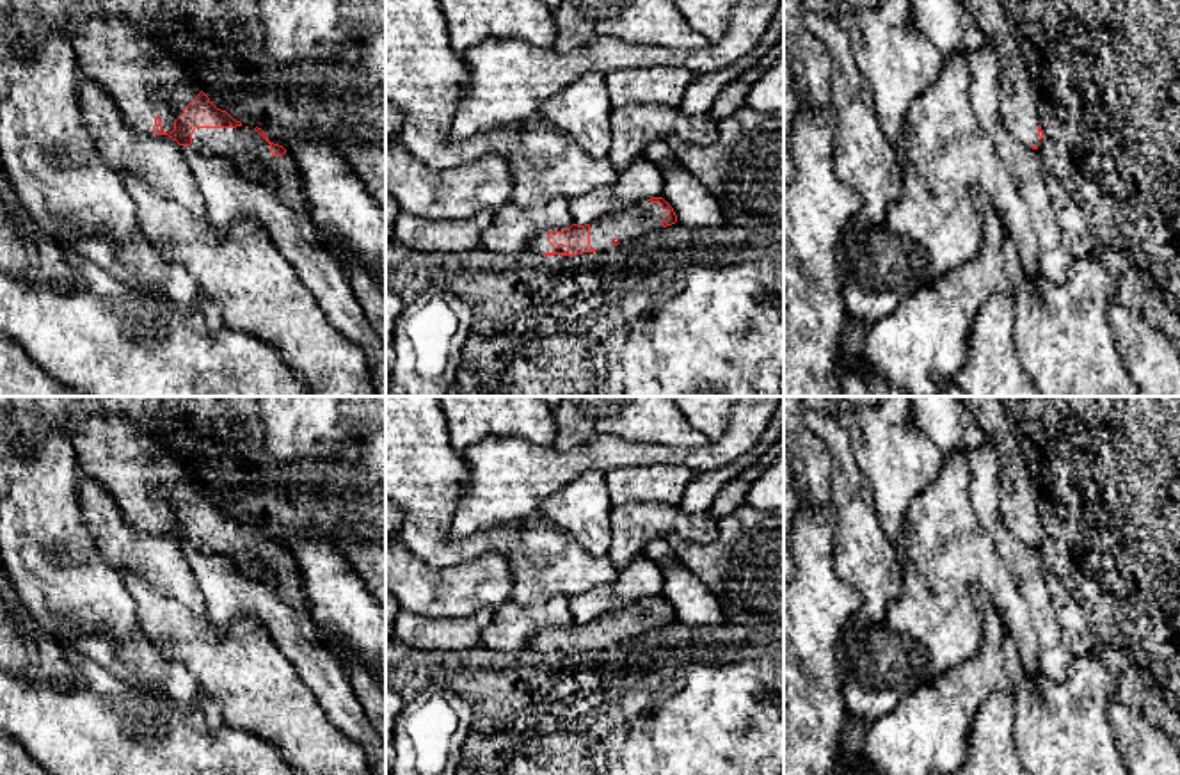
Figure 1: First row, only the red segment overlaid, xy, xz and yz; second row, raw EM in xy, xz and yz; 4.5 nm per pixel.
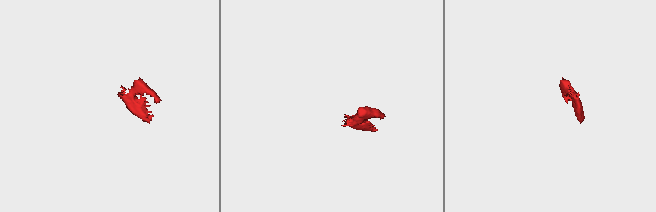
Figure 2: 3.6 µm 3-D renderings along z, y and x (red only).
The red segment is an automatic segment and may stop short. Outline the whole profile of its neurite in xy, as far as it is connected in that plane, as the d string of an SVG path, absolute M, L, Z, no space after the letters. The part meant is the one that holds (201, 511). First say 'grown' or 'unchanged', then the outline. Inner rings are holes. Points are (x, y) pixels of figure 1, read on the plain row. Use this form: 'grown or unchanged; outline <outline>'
grown; outline M80 396L71 437L78 473L103 483L137 530L169 533L204 555L226 558L243 574L268 583L297 610L309 610L295 556L261 526L243 524L217 507L190 473L158 450L155 434L139 435L121 416L91 409Z

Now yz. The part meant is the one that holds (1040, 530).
grown; outline M958 396L979 423L999 457L999 492L1004 524L1025 544L1038 547L1043 528L1038 519L1034 487L1027 480L1025 462L1009 432L1001 396Z

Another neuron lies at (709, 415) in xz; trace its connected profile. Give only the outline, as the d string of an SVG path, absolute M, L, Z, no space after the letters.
M668 396L709 441L729 432L732 407L743 396Z

